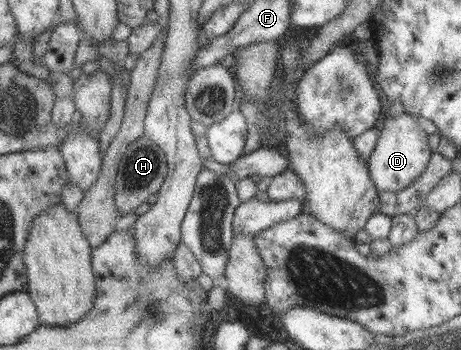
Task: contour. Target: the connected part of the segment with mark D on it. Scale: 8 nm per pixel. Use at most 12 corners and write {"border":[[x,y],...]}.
{"border":[[411,114],[386,119],[367,160],[378,192],[404,190],[433,153]]}

